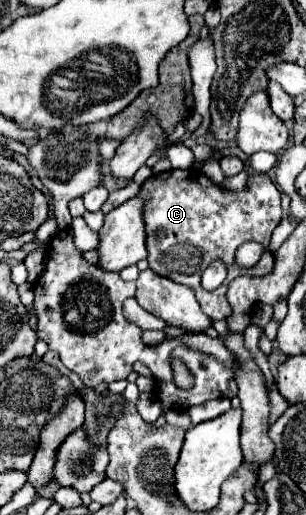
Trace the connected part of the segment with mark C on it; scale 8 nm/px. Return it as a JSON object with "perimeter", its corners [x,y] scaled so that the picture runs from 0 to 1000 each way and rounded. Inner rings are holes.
{"perimeter":[[[559,328],[480,348],[454,371],[480,383],[474,406],[474,437],[480,437],[480,487],[487,487],[487,518],[585,550],[611,553],[637,565],[644,584],[690,619],[735,623],[755,616],[761,600],[735,577],[748,550],[788,534],[873,534],[899,518],[899,499],[879,487],[879,468],[892,445],[918,429],[918,371],[866,336],[833,336],[814,344],[814,359],[801,371],[761,375],[729,371],[683,344],[670,344],[650,328]],[[801,468],[840,468],[866,476],[866,491],[853,507],[820,522],[788,522],[768,511],[768,487]],[[722,503],[742,518],[742,542],[703,561],[670,565],[657,557],[663,522],[683,511]]]}

